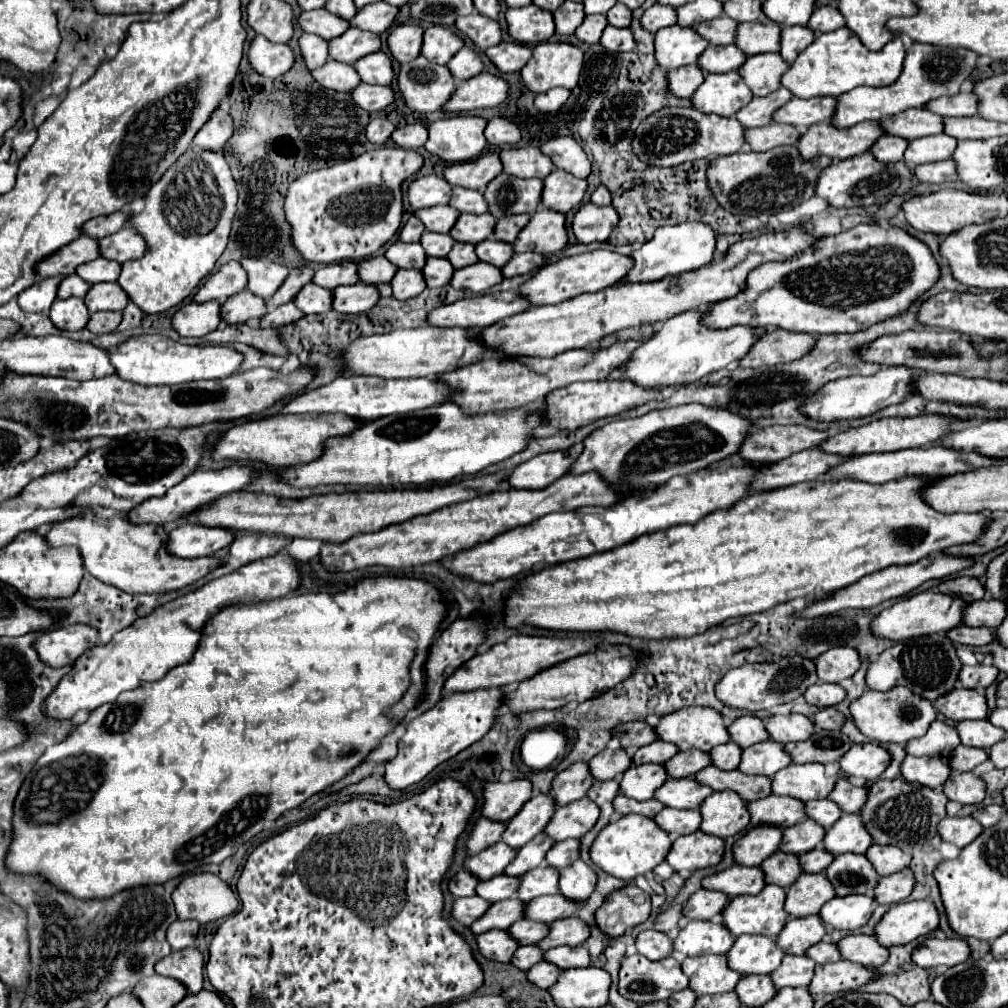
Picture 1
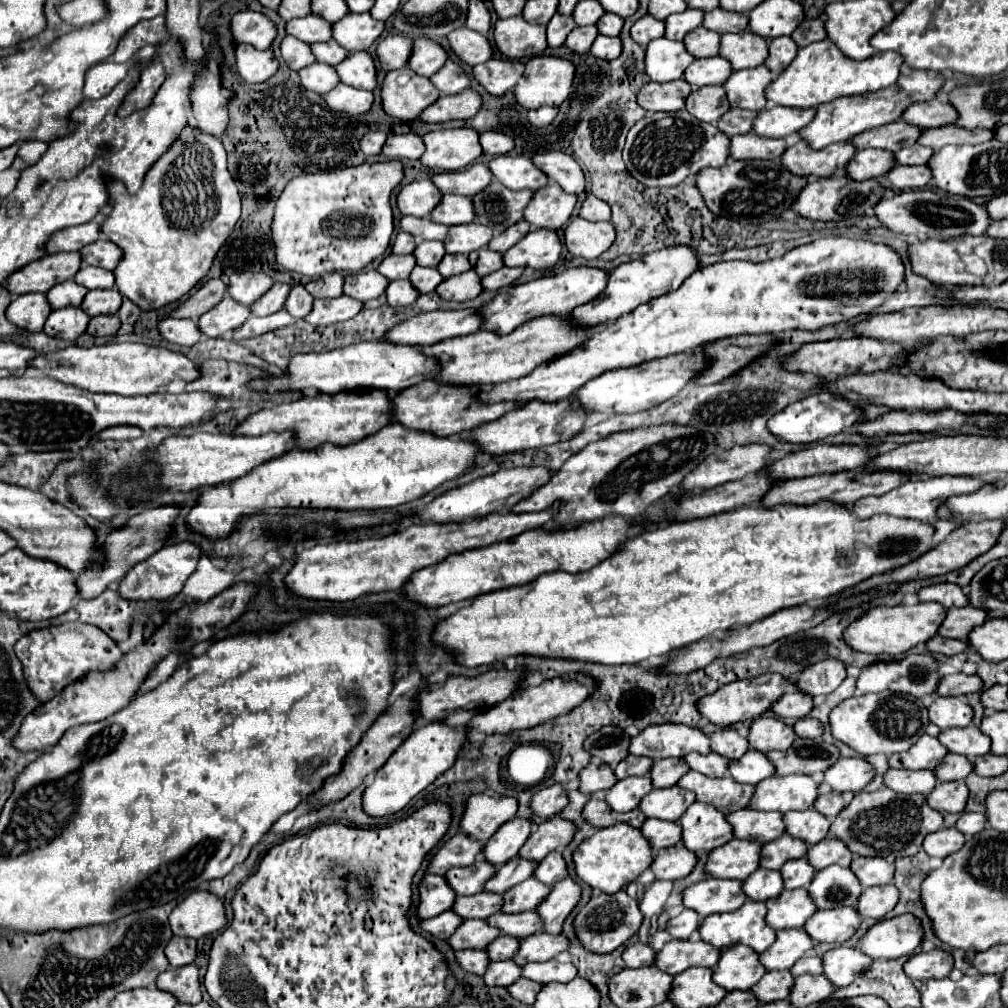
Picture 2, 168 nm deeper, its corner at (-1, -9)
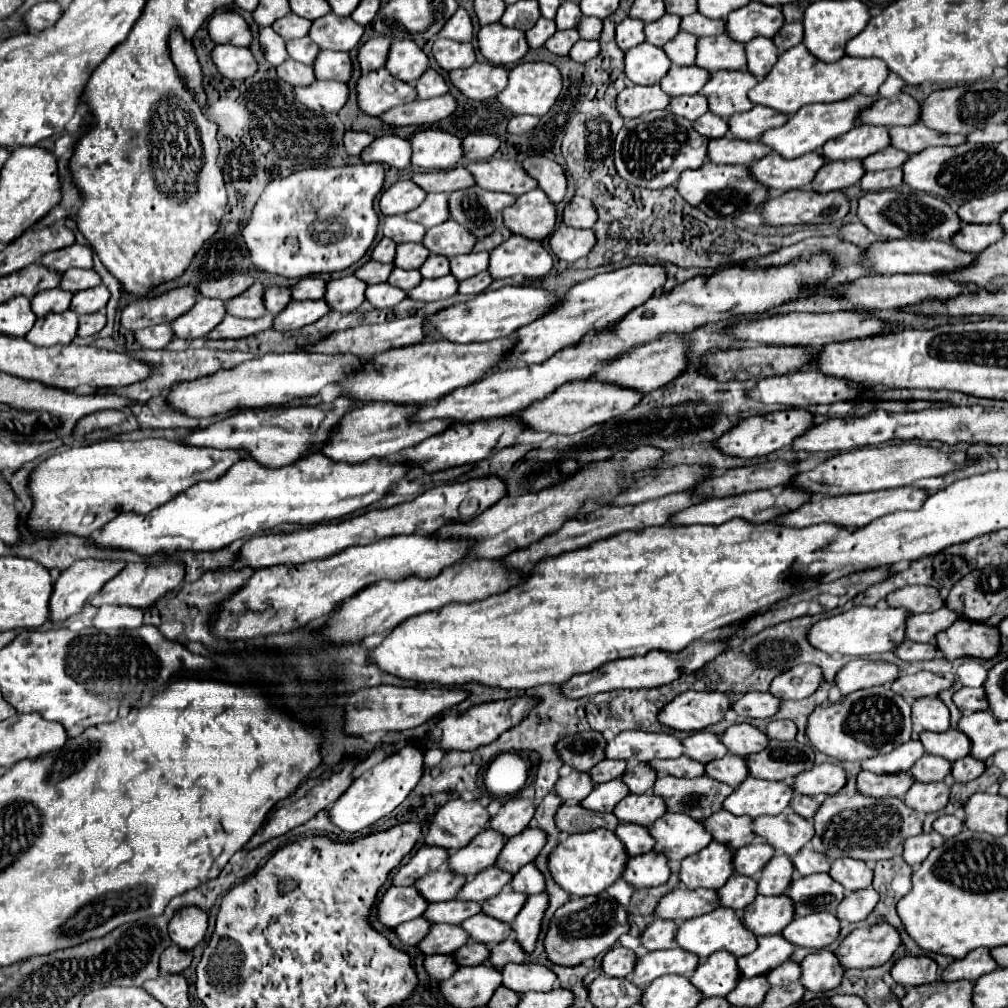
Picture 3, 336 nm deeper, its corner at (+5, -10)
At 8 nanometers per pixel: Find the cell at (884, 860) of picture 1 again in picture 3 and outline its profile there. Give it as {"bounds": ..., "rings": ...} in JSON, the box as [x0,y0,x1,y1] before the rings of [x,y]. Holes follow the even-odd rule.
{"bounds":[829,859,873,891],"rings":[[[837,859],[833,861],[829,875],[839,881],[847,891],[859,891],[871,887],[873,867],[857,859]]]}

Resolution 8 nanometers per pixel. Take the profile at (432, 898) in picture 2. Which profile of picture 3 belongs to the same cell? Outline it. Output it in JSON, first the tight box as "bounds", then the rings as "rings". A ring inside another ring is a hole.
{"bounds":[379,887,429,929],"rings":[[[391,887],[379,901],[379,919],[389,929],[395,929],[405,921],[421,917],[425,907],[429,907],[429,903],[421,899],[415,887]]]}

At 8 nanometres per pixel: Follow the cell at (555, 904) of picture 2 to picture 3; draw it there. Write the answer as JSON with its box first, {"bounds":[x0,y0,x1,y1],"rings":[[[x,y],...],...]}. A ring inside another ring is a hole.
{"bounds":[513,891,549,957],"rings":[[[547,891],[539,893],[539,895],[529,895],[525,907],[519,911],[519,915],[513,921],[513,931],[515,931],[515,939],[519,941],[519,945],[525,949],[527,957],[533,953],[539,931],[541,931],[541,923],[545,917],[545,911],[549,907],[549,895]]]}

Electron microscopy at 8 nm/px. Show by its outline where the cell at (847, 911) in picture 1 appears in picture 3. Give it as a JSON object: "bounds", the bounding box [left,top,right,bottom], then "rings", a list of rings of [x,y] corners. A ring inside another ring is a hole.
{"bounds":[783,913,841,949],"rings":[[[835,913],[795,917],[785,929],[783,937],[797,947],[823,949],[839,937],[841,925]]]}

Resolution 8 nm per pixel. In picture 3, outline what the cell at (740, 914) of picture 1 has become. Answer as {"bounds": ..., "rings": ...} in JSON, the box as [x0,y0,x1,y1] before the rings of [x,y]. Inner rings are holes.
{"bounds":[677,907,757,959],"rings":[[[717,907],[715,911],[701,915],[697,919],[687,919],[685,923],[679,925],[677,931],[677,943],[681,949],[695,953],[699,959],[707,959],[711,953],[715,951],[729,951],[735,957],[743,957],[749,955],[757,949],[757,935],[753,935],[743,923],[741,923],[741,915],[737,915],[737,911],[729,909],[729,907]]]}

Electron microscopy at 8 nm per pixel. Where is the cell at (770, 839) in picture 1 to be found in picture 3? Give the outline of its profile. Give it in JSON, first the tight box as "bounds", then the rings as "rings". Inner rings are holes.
{"bounds":[679,841,733,889],"rings":[[[711,841],[705,849],[681,861],[679,879],[687,889],[719,889],[733,875],[733,849]]]}

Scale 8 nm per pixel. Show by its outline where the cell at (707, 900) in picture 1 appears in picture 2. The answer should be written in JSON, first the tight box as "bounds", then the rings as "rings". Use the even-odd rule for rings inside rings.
{"bounds":[665,910,699,940],"rings":[[[683,910],[679,916],[667,922],[665,932],[669,932],[671,938],[677,940],[691,940],[697,934],[697,926],[699,926],[699,914],[695,914],[693,910]]]}

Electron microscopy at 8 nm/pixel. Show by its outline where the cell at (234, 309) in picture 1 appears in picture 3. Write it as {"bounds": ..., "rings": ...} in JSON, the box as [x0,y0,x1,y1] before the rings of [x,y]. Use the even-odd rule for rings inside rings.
{"bounds":[171,297,225,337],"rings":[[[199,297],[195,307],[171,323],[177,337],[203,337],[221,323],[225,315],[225,303],[221,299]]]}

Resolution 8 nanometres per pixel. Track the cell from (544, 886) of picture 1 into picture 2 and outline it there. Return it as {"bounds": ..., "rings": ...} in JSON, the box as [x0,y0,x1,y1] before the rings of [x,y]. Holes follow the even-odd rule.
{"bounds":[501,878,551,914],"rings":[[[529,878],[517,886],[513,886],[511,890],[507,890],[503,894],[503,906],[501,912],[505,914],[521,914],[521,912],[529,912],[535,910],[535,906],[551,892],[549,886],[543,886],[539,880]]]}

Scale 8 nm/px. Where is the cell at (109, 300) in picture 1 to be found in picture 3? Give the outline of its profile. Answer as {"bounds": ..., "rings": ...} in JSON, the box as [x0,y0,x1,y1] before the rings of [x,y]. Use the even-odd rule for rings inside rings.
{"bounds":[71,285,111,315],"rings":[[[97,285],[93,289],[85,289],[81,293],[75,293],[73,295],[73,301],[71,301],[71,309],[77,313],[77,315],[85,315],[85,313],[97,313],[101,309],[105,309],[107,301],[109,301],[111,293],[105,285]]]}

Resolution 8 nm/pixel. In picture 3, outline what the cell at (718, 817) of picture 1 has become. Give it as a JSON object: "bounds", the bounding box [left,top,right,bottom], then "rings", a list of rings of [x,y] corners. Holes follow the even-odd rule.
{"bounds":[651,813,713,863],"rings":[[[665,813],[655,821],[651,835],[657,841],[655,851],[665,853],[671,863],[679,863],[713,841],[701,821],[681,813]]]}

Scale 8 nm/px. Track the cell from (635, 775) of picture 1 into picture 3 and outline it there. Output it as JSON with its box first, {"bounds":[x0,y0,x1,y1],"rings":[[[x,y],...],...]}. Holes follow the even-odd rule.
{"bounds":[583,779,629,813],"rings":[[[621,779],[609,781],[605,785],[597,785],[587,799],[583,799],[583,807],[597,811],[597,813],[611,813],[615,805],[629,795],[629,787],[621,783]]]}

